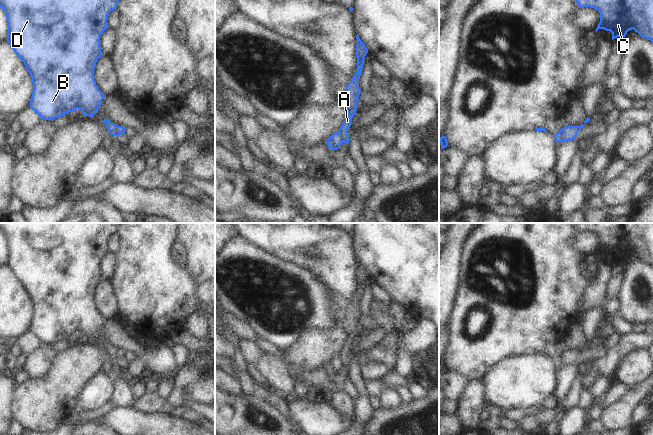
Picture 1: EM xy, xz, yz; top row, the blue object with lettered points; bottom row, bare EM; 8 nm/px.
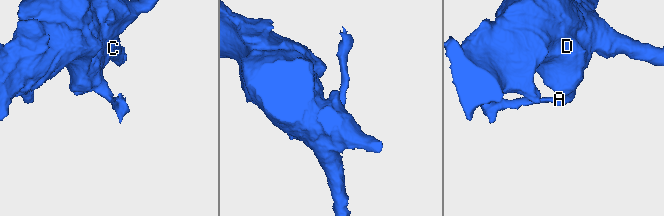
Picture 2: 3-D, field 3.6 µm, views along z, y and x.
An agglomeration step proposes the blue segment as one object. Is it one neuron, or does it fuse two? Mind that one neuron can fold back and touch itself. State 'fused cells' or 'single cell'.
fused cells

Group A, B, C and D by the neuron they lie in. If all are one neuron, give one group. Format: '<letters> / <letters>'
A / B C D

